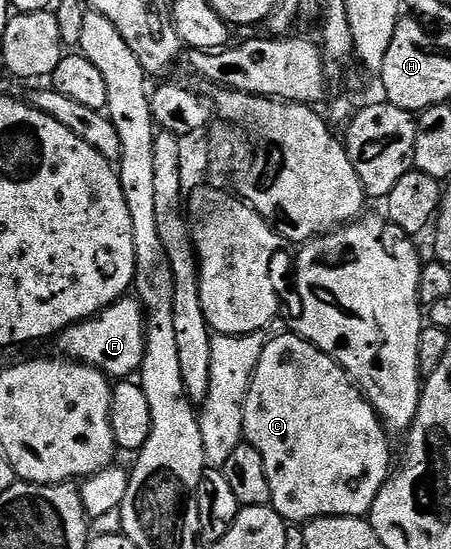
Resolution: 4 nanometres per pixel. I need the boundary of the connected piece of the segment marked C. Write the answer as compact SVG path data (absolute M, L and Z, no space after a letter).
M296 333L274 335L263 349L263 357L259 357L259 365L255 369L247 393L243 425L244 442L250 443L259 453L259 457L263 457L263 469L267 469L267 485L271 485L271 506L289 525L304 525L311 519L329 519L332 515L368 516L375 497L379 497L379 489L383 489L383 485L389 480L391 466L389 467L388 437L390 436L387 434L385 424L377 415L377 410L369 404L368 399L361 394L360 387L354 384L349 374L336 361Z

